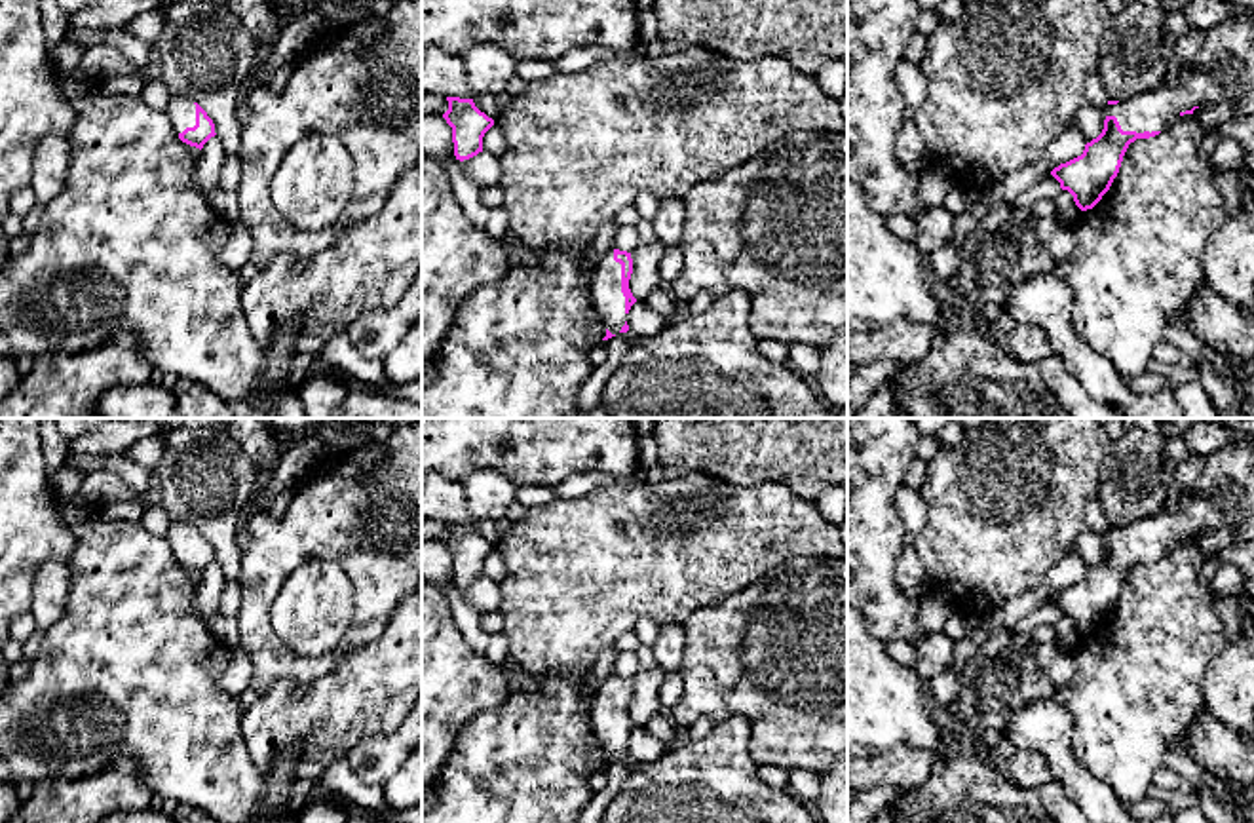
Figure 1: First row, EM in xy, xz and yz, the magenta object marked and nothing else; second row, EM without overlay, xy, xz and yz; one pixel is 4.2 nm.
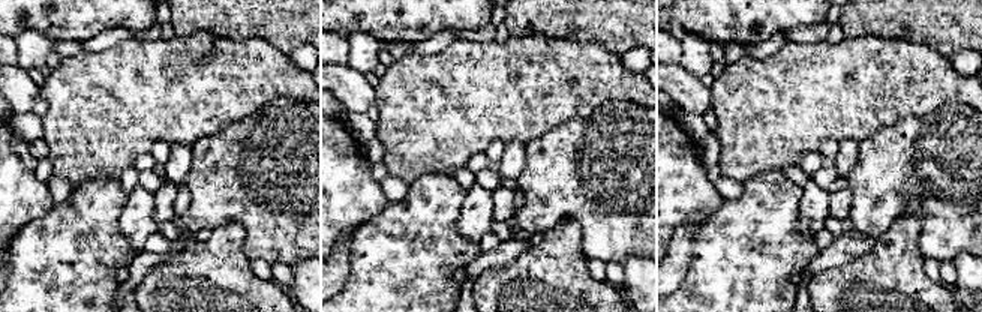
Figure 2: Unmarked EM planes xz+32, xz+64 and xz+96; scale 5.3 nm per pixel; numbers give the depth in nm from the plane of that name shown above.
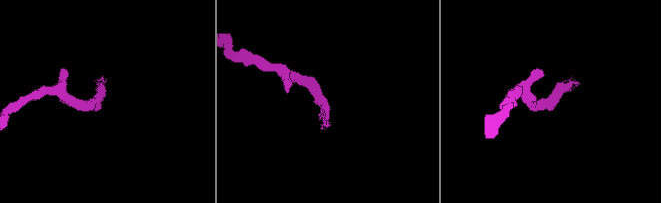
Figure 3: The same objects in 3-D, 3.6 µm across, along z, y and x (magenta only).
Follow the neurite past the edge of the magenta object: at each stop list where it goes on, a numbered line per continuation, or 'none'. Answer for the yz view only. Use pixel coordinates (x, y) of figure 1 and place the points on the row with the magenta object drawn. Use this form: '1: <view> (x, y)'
1: yz (1216, 65)

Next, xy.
1: xy (181, 111)

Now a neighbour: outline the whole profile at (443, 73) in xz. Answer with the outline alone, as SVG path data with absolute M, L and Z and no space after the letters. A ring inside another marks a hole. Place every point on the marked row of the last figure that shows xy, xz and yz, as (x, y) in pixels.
M445 48L422 49L422 95L473 99L462 55Z

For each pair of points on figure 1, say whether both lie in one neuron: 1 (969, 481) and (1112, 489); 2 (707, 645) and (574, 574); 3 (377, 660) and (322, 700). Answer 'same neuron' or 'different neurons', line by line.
1: different neurons
2: different neurons
3: same neuron

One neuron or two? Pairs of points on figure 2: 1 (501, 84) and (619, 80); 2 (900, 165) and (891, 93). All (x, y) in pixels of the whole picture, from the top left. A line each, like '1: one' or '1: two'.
1: one
2: two

